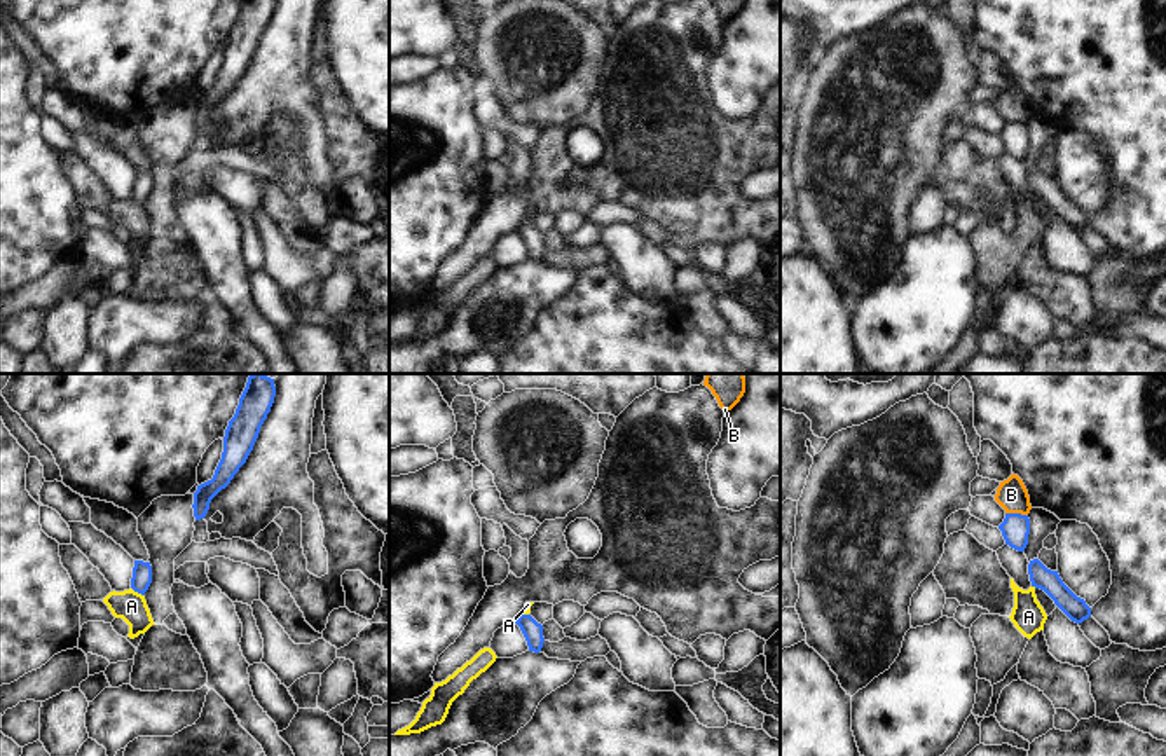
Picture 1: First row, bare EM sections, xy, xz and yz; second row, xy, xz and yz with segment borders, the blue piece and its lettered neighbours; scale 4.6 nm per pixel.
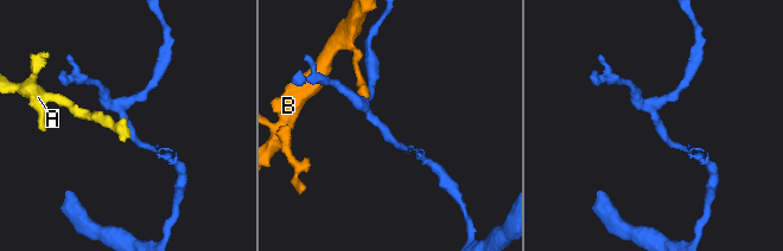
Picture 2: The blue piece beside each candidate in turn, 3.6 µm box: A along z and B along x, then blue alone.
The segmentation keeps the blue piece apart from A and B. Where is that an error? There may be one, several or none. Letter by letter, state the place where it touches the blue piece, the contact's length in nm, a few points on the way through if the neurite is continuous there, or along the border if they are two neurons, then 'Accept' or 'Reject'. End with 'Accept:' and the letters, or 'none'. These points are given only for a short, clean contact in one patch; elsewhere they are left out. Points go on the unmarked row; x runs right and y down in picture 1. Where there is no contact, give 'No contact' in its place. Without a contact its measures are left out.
A: Touches blue at xy (138, 201). Shared border 80 nm. Boundary: xy (131, 196), (144, 205). Reject
B: Touches blue at yz (1016, 123). Shared border 110 nm. Boundary: yz (1006, 121), (1027, 124). Reject
Accept: none

